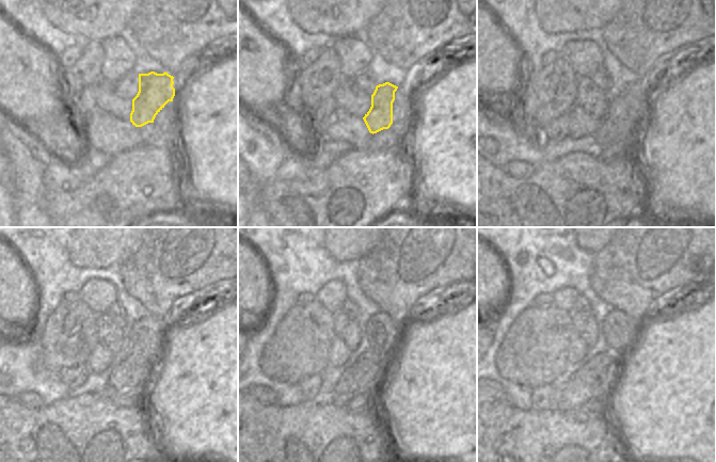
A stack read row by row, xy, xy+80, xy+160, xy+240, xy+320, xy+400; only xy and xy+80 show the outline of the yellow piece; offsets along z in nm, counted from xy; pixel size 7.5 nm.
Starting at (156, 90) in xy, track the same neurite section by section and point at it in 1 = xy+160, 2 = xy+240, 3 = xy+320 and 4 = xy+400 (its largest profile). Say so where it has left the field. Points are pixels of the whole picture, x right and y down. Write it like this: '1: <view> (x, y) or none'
1: xy+160 (623, 111)
2: xy+240 (130, 373)
3: xy+320 (363, 377)
4: xy+400 (594, 379)

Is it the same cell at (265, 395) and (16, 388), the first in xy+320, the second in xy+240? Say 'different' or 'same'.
different

